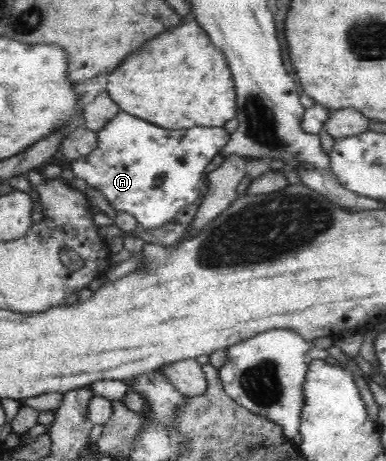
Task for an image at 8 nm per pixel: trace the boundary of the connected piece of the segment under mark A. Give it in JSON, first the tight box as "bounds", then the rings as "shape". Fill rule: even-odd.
{"bounds":[71,110,230,230],"shape":[[[121,110],[103,129],[97,131],[97,137],[96,149],[71,164],[74,175],[85,179],[88,187],[102,193],[116,213],[133,215],[139,225],[147,230],[175,221],[177,213],[185,205],[191,205],[201,197],[199,188],[202,186],[205,167],[219,155],[221,148],[230,140],[230,133],[224,127],[211,126],[165,129]]]}

